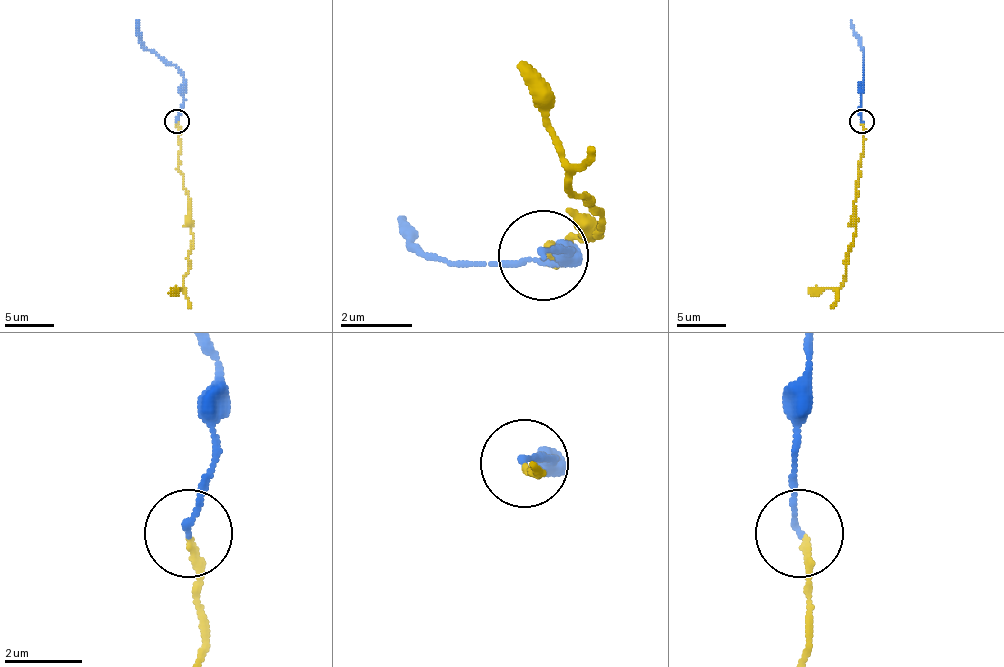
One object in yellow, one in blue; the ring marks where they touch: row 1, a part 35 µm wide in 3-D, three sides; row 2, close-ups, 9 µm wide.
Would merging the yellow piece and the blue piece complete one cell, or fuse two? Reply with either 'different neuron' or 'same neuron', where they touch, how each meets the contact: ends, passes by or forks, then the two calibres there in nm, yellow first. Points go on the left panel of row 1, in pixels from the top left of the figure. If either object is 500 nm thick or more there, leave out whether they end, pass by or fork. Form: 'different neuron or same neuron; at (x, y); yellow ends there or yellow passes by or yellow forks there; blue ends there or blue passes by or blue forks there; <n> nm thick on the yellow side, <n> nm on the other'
same neuron; at (176, 121); yellow ends there; blue ends there; 160 nm thick on the yellow side, 140 nm on the other

